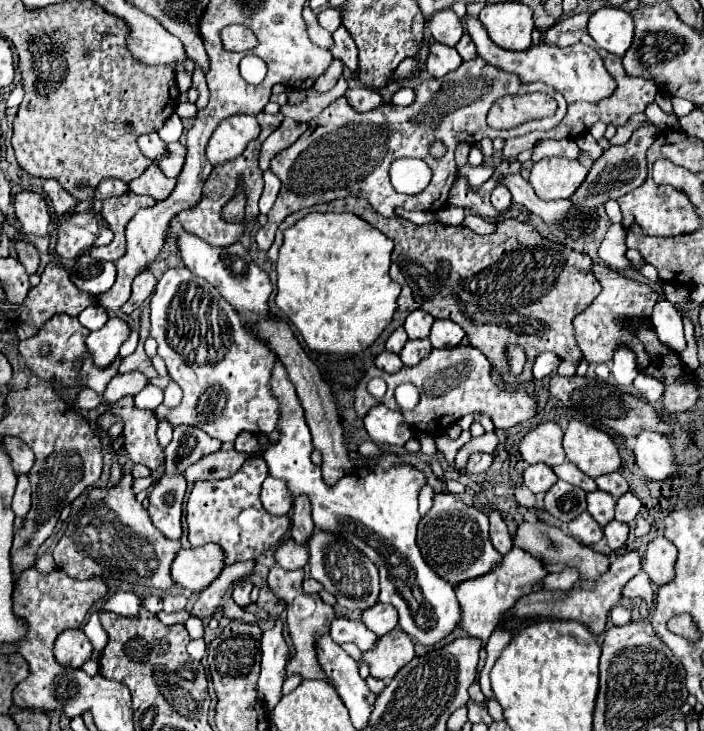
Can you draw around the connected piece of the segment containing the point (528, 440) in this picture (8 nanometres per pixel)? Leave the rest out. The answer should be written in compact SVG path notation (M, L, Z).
M543 422L523 436L519 444L519 452L523 460L529 464L545 462L547 466L553 468L565 460L561 438L563 438L563 430L557 422Z

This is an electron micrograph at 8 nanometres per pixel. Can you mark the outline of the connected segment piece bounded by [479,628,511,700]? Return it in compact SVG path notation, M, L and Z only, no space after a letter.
M496 628L486 645L487 657L483 672L481 672L481 678L479 678L479 684L481 684L481 690L483 690L483 694L485 694L487 700L491 700L491 698L494 697L490 683L491 668L495 664L497 658L501 655L505 646L509 644L509 640L511 640L511 632L507 632L507 629Z

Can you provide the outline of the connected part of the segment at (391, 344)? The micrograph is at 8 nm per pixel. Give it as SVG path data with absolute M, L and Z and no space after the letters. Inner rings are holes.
M401 326L401 328L397 328L397 330L389 336L389 340L387 340L387 350L389 350L389 352L401 352L401 348L405 346L407 340L409 340L409 338L407 338L407 332L405 332L405 328Z

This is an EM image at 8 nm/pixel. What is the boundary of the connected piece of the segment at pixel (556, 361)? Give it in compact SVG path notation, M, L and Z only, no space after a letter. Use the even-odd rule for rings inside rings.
M543 352L535 358L535 364L533 364L533 376L535 380L541 380L545 376L549 376L557 366L561 364L561 358L553 352Z

